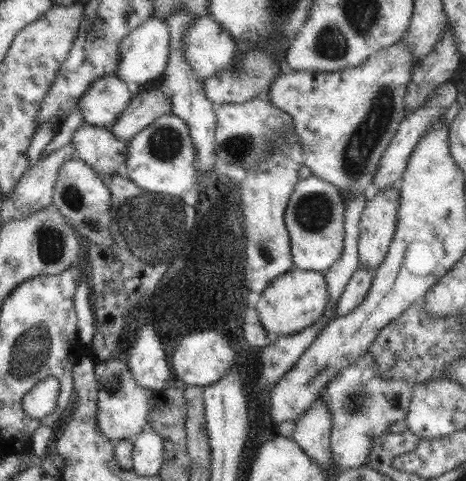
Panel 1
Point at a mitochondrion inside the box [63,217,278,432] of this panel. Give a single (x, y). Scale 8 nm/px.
(264, 252)

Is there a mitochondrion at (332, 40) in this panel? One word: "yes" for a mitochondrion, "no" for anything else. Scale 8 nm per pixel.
yes

